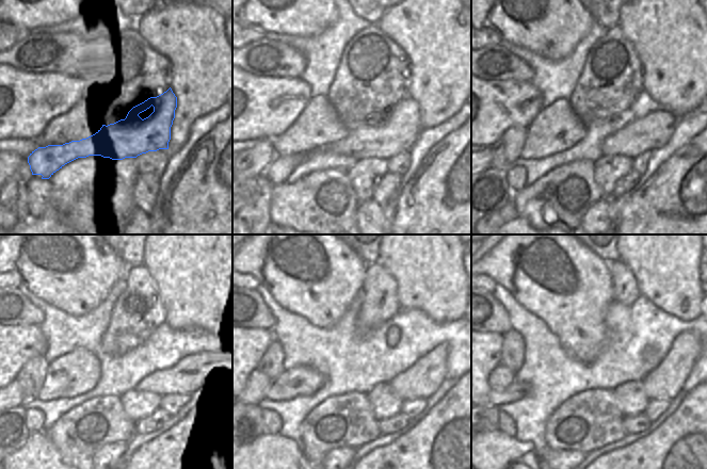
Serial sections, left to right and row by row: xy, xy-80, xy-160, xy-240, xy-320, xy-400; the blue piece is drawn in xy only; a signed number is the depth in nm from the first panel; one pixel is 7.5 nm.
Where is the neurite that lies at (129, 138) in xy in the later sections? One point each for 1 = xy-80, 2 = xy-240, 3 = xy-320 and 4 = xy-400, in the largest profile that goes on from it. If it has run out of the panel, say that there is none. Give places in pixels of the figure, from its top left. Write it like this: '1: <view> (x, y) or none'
1: xy-80 (398, 131)
2: xy-240 (178, 379)
3: xy-320 (426, 375)
4: xy-400 (665, 381)

